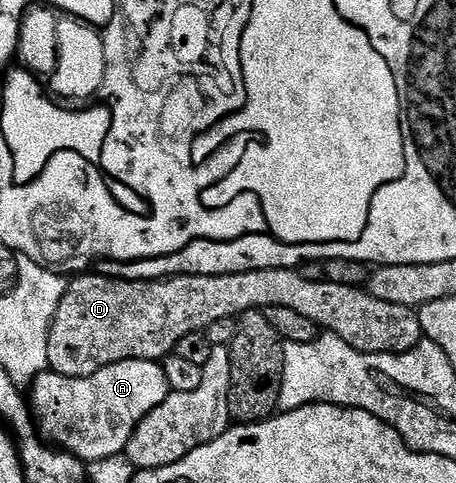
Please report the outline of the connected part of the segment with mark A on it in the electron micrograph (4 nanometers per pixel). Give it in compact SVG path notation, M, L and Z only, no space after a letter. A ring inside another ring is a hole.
M123 360L82 378L44 371L30 385L30 407L39 435L47 443L91 462L121 455L135 428L169 393L163 363Z

